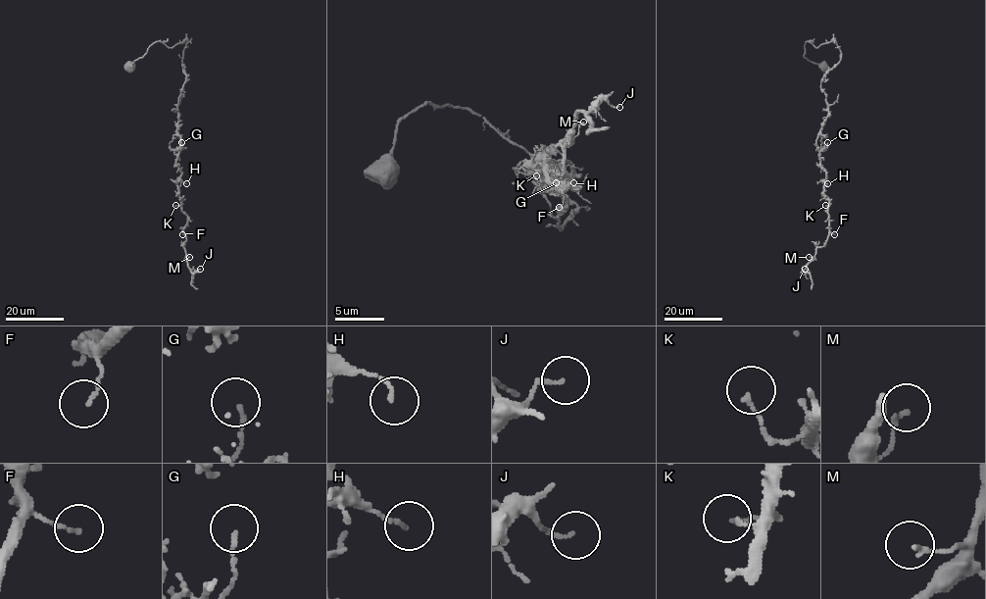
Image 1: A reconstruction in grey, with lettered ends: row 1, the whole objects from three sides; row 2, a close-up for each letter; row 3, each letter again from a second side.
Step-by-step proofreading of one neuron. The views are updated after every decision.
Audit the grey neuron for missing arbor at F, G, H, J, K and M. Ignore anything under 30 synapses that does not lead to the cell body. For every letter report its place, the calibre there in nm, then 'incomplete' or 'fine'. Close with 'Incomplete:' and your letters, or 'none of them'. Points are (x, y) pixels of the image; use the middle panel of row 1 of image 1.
F: place (559, 207); calibre 120 nm; fine
G: place (556, 182); calibre 120 nm; fine
H: place (573, 182); calibre 110 nm; fine
J: place (619, 107); calibre 110 nm; fine
K: place (536, 175); calibre 130 nm; fine
M: place (583, 122); calibre 130 nm; fine
Incomplete: none of them

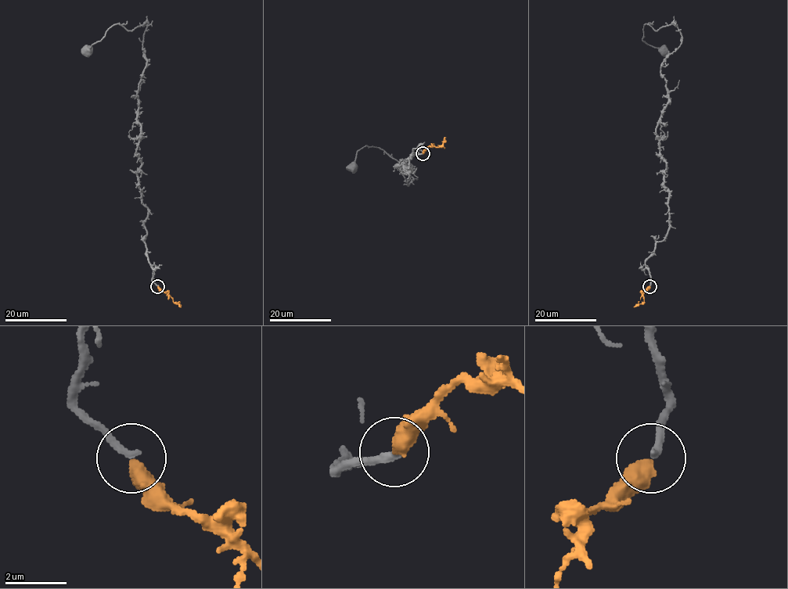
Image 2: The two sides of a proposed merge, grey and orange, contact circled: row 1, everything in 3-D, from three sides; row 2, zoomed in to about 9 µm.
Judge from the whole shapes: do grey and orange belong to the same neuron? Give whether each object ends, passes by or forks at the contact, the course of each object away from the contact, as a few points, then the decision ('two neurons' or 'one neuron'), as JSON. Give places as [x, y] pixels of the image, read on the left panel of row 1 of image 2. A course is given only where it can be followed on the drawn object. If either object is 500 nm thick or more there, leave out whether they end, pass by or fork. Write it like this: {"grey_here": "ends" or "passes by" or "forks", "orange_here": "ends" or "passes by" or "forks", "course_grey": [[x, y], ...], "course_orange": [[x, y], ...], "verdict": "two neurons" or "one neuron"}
{"grey_here": "ends", "orange_here": "ends", "course_grey": [[157, 285], [144, 242], [148, 208], [136, 152], [148, 23], [131, 30], [111, 26], [88, 50]], "course_orange": [[157, 286], [180, 307]], "verdict": "one neuron"}

